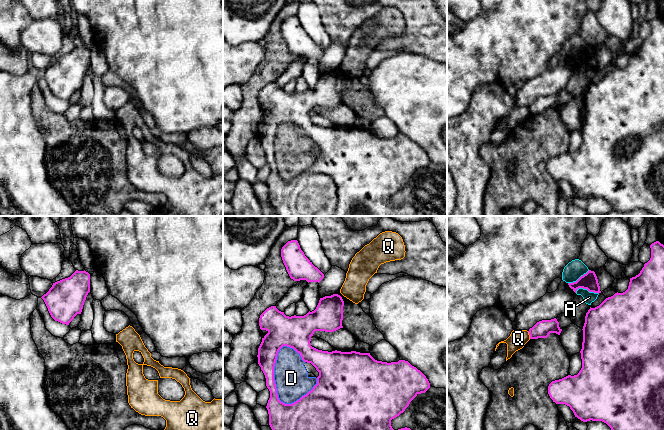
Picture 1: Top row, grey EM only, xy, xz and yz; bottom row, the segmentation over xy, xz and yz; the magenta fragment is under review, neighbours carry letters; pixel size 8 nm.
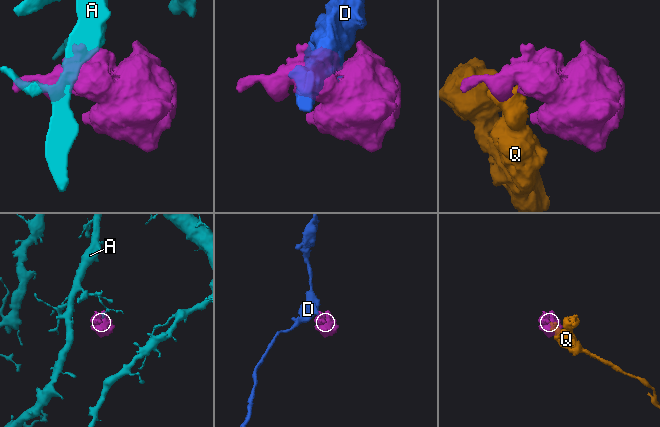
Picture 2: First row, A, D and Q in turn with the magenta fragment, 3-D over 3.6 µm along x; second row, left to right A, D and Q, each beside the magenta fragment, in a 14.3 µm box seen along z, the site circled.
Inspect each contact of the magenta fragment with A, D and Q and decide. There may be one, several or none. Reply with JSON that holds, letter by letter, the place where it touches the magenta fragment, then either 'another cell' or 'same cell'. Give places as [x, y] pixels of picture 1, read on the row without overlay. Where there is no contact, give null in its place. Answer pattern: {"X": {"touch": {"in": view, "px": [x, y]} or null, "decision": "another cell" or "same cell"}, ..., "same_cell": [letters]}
{"A": {"touch": {"in": "yz", "px": [587, 65]}, "decision": "another cell"}, "D": {"touch": {"in": "xz", "px": [273, 154]}, "decision": "another cell"}, "Q": {"touch": {"in": "yz", "px": [529, 110]}, "decision": "another cell"}, "same_cell": []}

